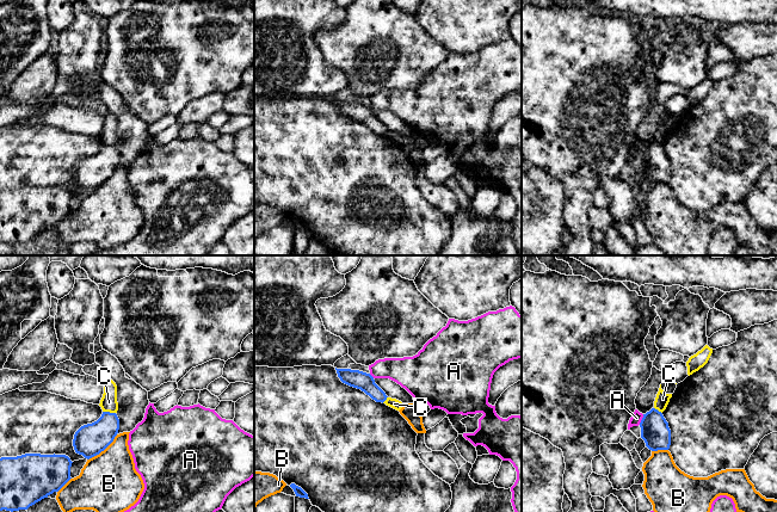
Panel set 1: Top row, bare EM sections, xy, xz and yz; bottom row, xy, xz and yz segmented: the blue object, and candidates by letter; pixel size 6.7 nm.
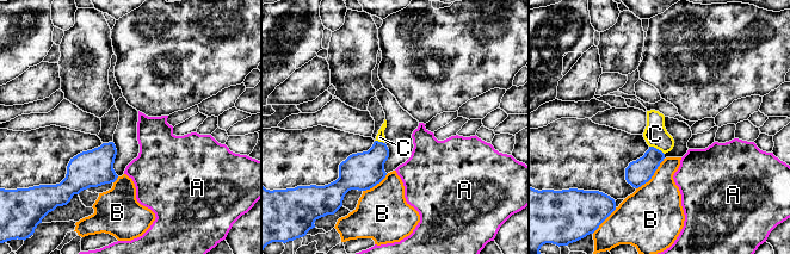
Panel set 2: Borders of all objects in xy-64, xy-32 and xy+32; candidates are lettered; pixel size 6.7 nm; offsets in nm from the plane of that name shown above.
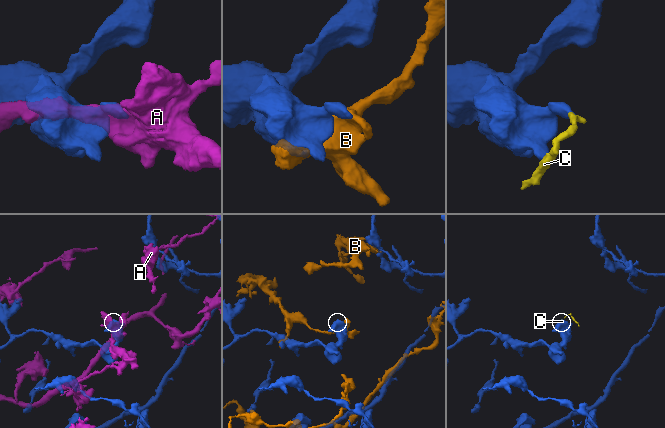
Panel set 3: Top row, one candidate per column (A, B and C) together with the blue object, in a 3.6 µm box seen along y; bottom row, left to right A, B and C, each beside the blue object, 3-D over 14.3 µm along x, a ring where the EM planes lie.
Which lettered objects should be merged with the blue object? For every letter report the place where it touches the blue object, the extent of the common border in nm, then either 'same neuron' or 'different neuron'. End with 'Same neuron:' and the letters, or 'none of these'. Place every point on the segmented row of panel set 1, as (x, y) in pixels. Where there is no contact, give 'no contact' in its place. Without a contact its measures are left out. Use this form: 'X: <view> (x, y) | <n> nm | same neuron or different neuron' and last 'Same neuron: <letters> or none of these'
A: yz (642, 419) | 80 nm | different neuron
B: xy (103, 450) | 260 nm | different neuron
C: xy (109, 412) | 90 nm | different neuron
Same neuron: none of these

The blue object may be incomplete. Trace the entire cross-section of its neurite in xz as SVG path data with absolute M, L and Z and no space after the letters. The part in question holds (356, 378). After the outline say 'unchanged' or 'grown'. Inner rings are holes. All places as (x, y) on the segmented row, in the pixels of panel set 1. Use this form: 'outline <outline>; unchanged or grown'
outline M337 369L340 381L350 387L360 389L369 395L376 402L384 402L387 400L386 393L375 383L374 377L370 374L351 370L351 369Z; unchanged

